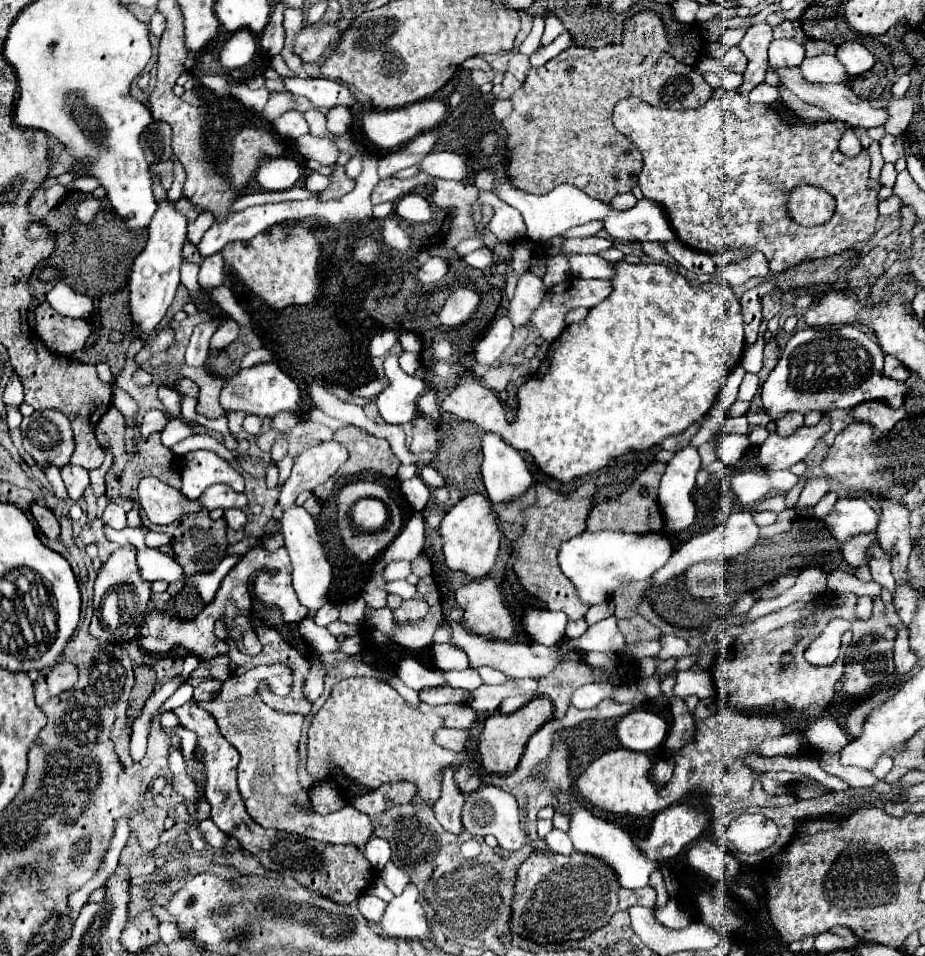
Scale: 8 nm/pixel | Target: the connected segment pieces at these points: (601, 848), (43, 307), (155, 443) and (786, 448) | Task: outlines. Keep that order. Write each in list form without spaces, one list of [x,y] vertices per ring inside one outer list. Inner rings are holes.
[[[580,803],[572,805],[572,813],[570,813],[570,827],[568,827],[568,837],[574,843],[574,849],[586,855],[594,855],[598,859],[604,859],[618,875],[618,883],[622,883],[622,887],[628,889],[640,889],[644,885],[648,885],[648,877],[650,873],[658,867],[656,863],[648,861],[630,841],[628,833],[618,827],[612,821],[606,821],[602,817],[596,817],[592,811],[588,811],[586,807],[582,807]]]
[[[46,301],[36,307],[36,335],[58,355],[71,356],[76,351],[82,351],[90,333],[90,325],[84,319],[64,317]]]
[[[136,429],[134,443],[136,443],[136,453],[124,455],[122,459],[114,459],[114,467],[106,473],[106,497],[108,499],[136,497],[136,487],[138,487],[138,481],[142,477],[156,477],[156,479],[160,479],[162,483],[166,483],[166,485],[170,485],[174,489],[182,487],[180,469],[176,469],[176,467],[180,467],[178,463],[182,463],[182,459],[178,455],[174,455],[168,447],[162,445],[160,433],[152,433],[150,439],[144,439],[140,435],[140,431]]]
[[[824,413],[814,427],[800,427],[792,435],[782,437],[776,431],[760,445],[758,459],[764,469],[790,469],[794,463],[804,461],[822,435],[830,429],[830,415]]]

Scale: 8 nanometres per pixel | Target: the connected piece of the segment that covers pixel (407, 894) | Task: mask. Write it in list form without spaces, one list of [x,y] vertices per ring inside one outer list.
[[[408,883],[400,897],[394,897],[380,923],[370,923],[370,927],[380,937],[402,937],[402,939],[430,939],[430,929],[424,917],[424,909],[418,903],[420,891],[414,883]]]

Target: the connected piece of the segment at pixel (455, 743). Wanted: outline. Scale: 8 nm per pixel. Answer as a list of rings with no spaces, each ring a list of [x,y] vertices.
[[[440,729],[434,733],[434,743],[454,753],[460,753],[466,747],[468,735],[470,735],[468,729]]]

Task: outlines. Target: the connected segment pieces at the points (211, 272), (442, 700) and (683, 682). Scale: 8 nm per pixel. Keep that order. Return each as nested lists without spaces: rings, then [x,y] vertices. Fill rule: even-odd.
[[[220,253],[206,257],[200,265],[200,275],[198,275],[200,285],[202,287],[220,287],[224,281],[222,269],[224,269],[224,261],[222,261]]]
[[[433,687],[420,691],[420,699],[430,705],[467,703],[471,694],[463,689],[454,689],[451,687]]]
[[[680,671],[676,675],[674,697],[684,699],[686,695],[696,695],[698,699],[706,699],[714,693],[710,673],[694,673],[694,671]]]

